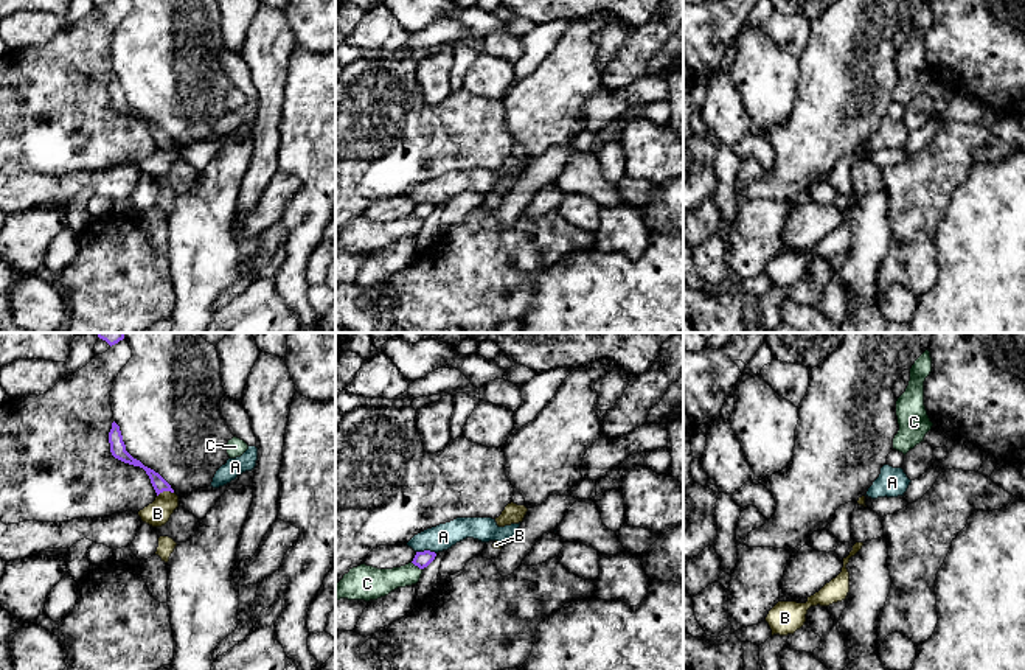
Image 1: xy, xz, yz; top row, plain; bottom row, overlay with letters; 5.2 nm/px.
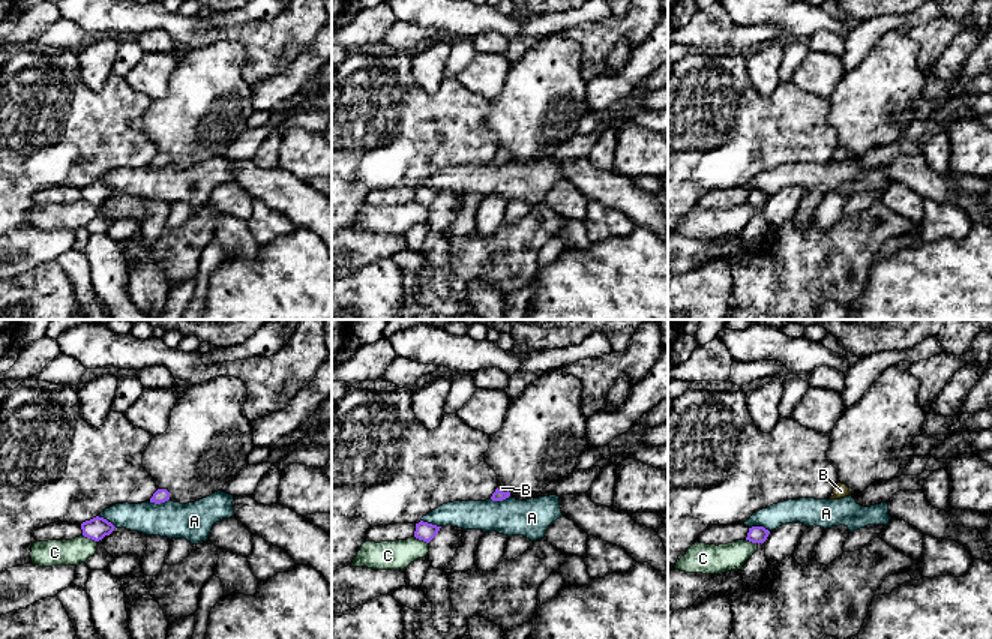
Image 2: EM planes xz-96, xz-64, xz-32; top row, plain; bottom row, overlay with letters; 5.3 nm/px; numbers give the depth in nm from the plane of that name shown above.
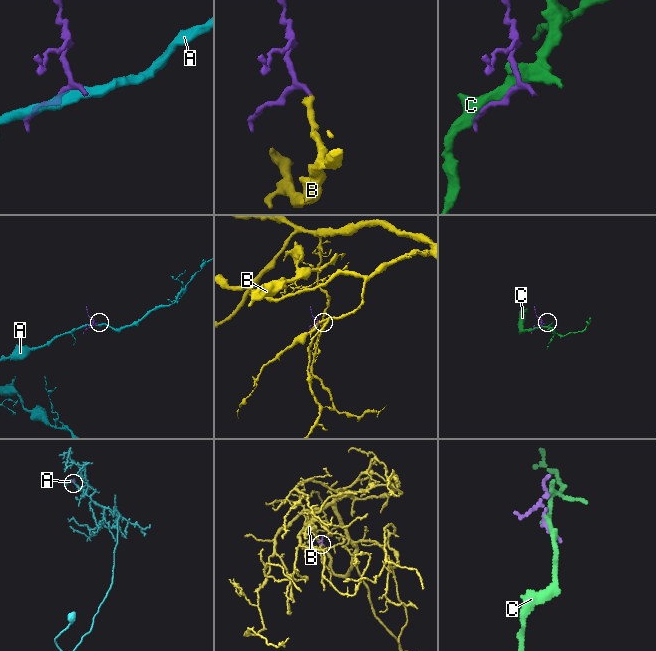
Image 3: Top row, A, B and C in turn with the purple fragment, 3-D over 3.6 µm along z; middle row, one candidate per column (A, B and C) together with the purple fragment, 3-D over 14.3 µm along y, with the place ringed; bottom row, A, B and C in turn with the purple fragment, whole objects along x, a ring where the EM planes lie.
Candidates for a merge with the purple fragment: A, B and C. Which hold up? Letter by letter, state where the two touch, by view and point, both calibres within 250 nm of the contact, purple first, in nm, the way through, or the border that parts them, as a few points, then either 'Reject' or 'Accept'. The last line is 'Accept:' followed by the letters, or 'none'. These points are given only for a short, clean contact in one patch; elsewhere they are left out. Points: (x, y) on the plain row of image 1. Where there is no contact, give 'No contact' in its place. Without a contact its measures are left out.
A: Touches purple at xz (426, 202). Thickness 80 nm (purple) against 140 nm. Reject
B: Touches purple at xy (165, 142). Thickness 70 nm (purple) against 130 nm. Path across: xy (159, 136), (165, 142), (165, 156), (157, 165). Accept
C: Touches purple at xz (416, 216). Thickness 80 nm (purple) against 160 nm. Reject
Accept: B

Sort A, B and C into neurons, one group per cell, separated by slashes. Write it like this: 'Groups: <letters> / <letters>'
Groups: A / B / C

